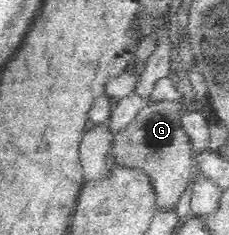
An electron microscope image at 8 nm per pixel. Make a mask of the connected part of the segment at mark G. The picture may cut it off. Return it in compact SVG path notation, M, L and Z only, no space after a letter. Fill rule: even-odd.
M174 101L145 104L136 117L112 139L110 154L117 165L141 167L150 177L157 197L157 211L162 207L176 207L186 191L194 170L194 148L190 136L182 127L186 107Z

